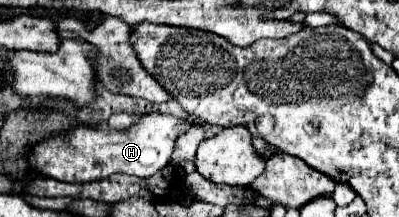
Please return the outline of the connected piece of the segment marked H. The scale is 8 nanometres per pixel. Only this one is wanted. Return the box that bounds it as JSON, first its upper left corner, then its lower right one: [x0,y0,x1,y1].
[28,113,194,183]

